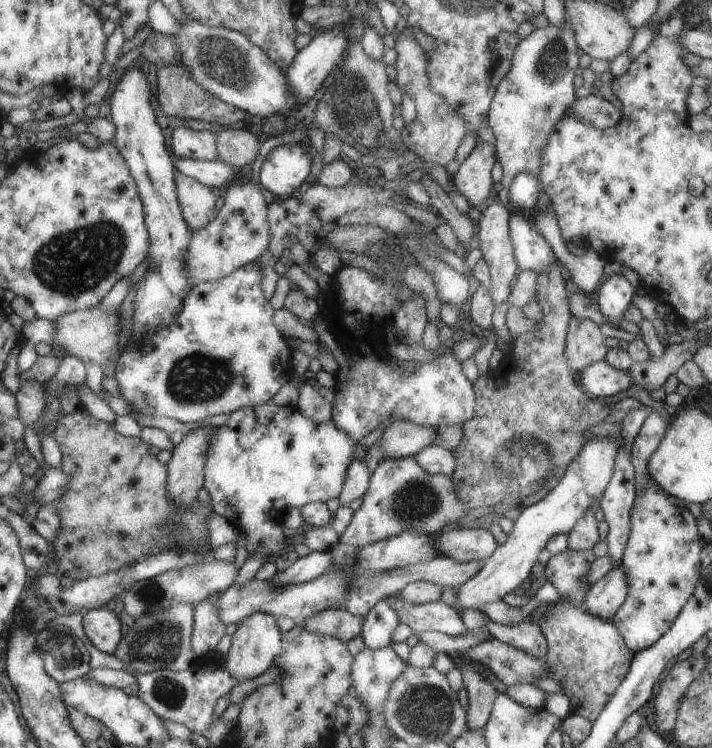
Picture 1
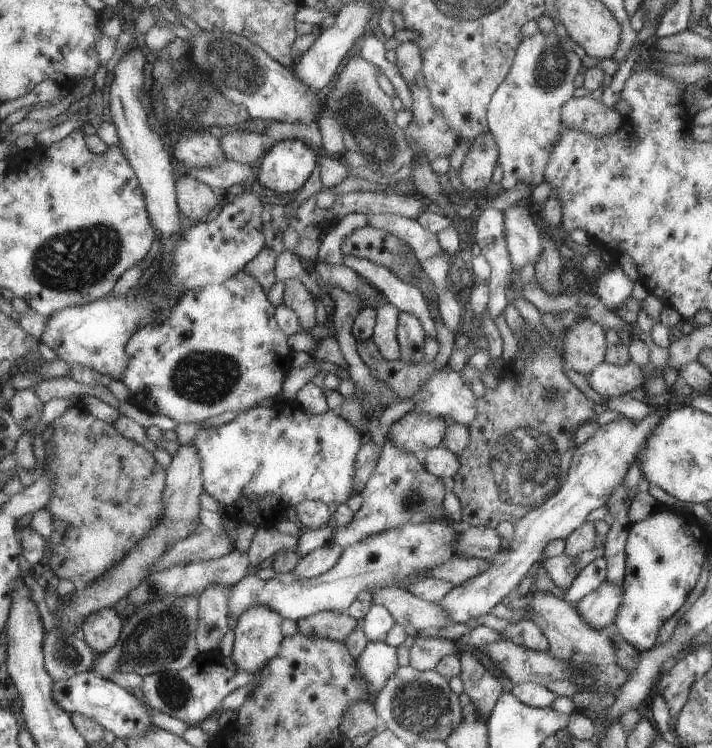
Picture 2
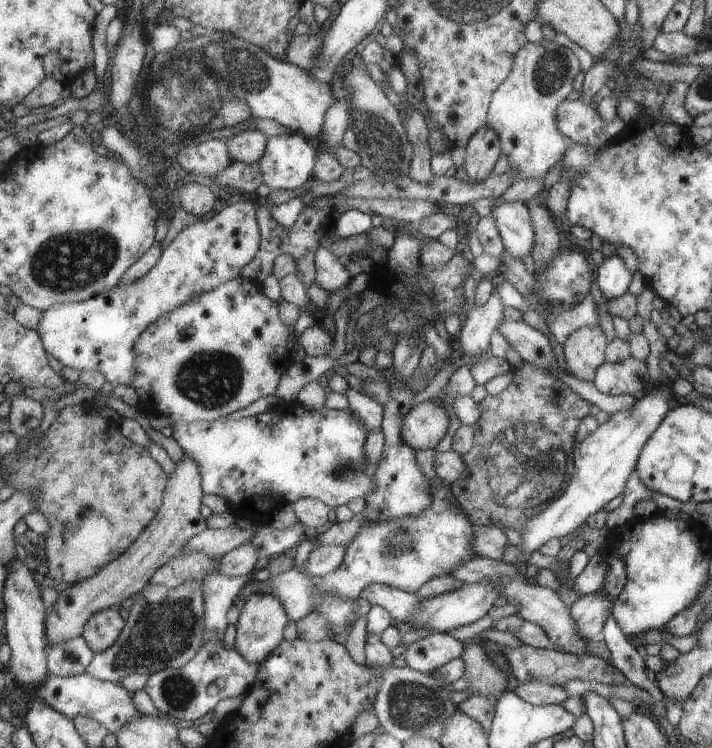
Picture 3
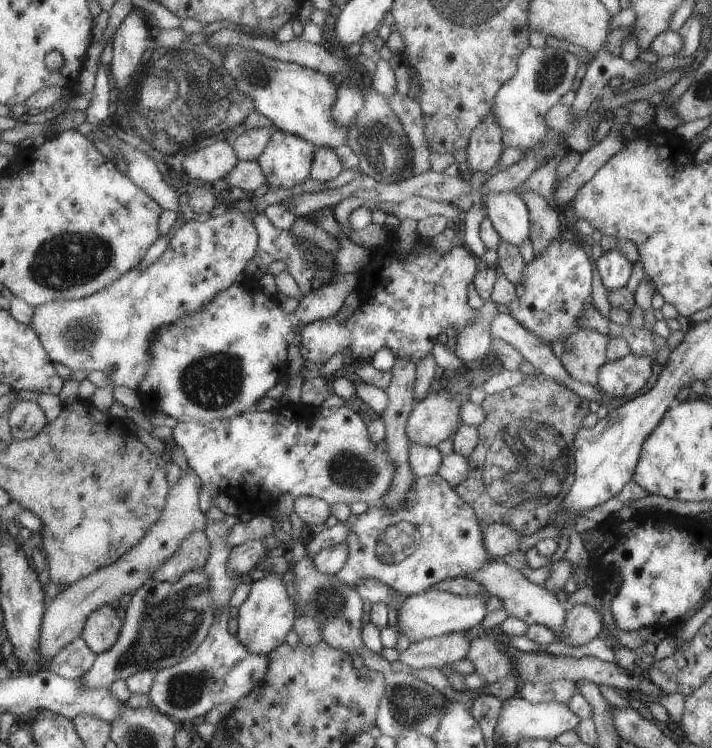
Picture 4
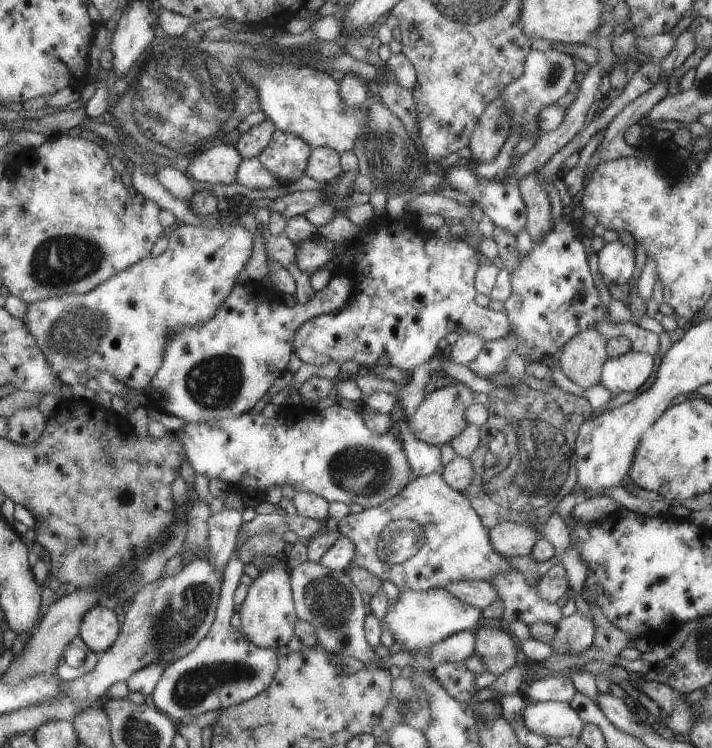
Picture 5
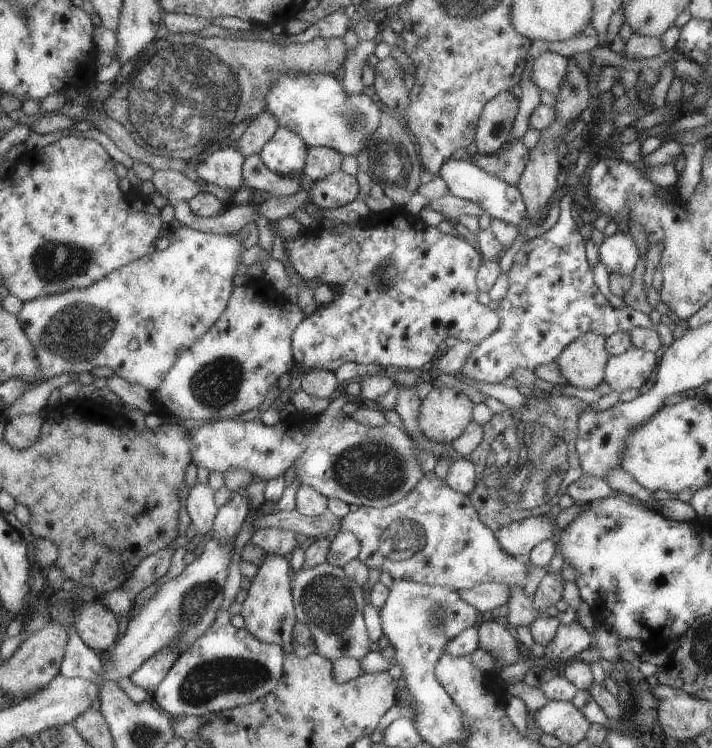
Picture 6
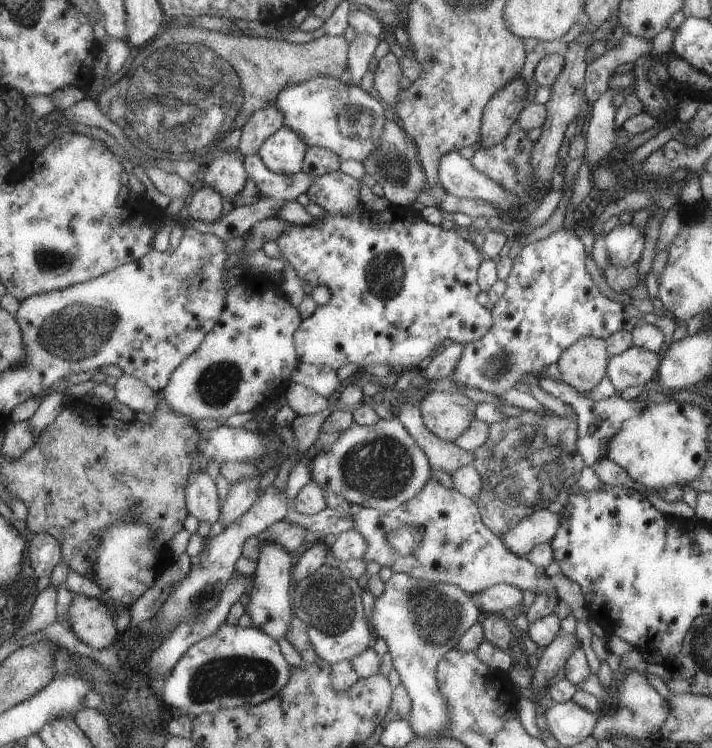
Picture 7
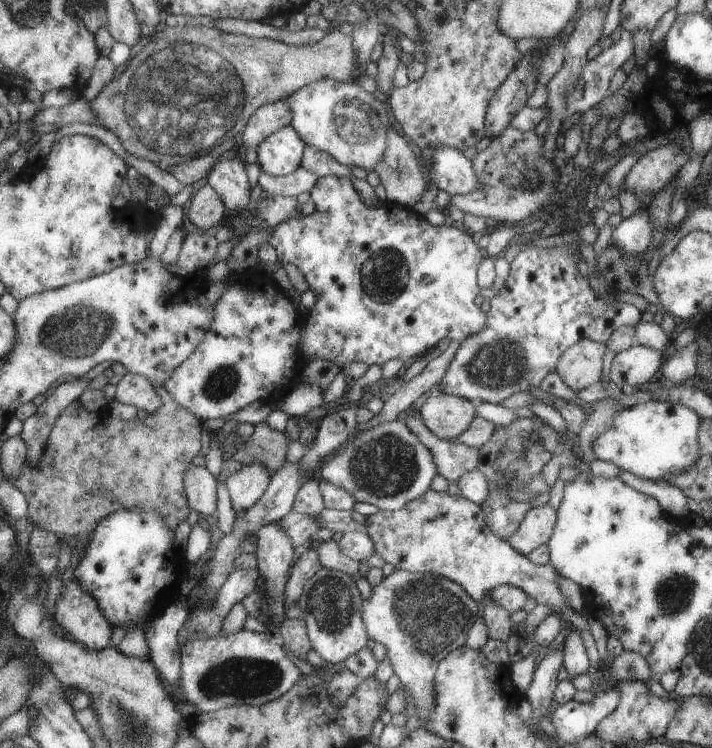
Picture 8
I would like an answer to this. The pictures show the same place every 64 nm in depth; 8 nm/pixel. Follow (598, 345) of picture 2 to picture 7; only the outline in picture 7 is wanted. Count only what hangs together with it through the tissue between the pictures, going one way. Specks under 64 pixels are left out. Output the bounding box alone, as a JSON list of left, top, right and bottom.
[557,337,606,393]

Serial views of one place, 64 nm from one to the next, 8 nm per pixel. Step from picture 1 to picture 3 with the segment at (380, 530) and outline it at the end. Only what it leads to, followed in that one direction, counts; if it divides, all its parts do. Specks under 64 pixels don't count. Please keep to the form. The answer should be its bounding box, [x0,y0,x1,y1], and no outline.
[309,333,433,548]

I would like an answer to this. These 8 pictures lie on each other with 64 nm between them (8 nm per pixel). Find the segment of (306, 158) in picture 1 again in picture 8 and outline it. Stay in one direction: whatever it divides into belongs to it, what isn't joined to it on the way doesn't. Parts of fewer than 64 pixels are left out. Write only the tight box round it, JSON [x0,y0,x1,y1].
[257,125,308,176]

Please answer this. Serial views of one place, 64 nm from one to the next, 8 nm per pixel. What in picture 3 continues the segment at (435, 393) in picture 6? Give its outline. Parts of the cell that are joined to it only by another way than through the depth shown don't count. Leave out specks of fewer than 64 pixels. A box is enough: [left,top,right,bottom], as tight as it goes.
[401,398,449,452]

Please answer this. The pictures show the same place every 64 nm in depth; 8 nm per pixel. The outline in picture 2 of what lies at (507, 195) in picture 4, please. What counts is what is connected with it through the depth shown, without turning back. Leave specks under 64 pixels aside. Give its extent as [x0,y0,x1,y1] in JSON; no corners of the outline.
[502,202,543,270]

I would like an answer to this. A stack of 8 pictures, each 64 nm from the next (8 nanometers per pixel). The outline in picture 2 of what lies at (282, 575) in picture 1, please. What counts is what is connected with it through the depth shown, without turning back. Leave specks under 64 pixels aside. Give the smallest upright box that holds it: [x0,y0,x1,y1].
[291,542,343,579]

